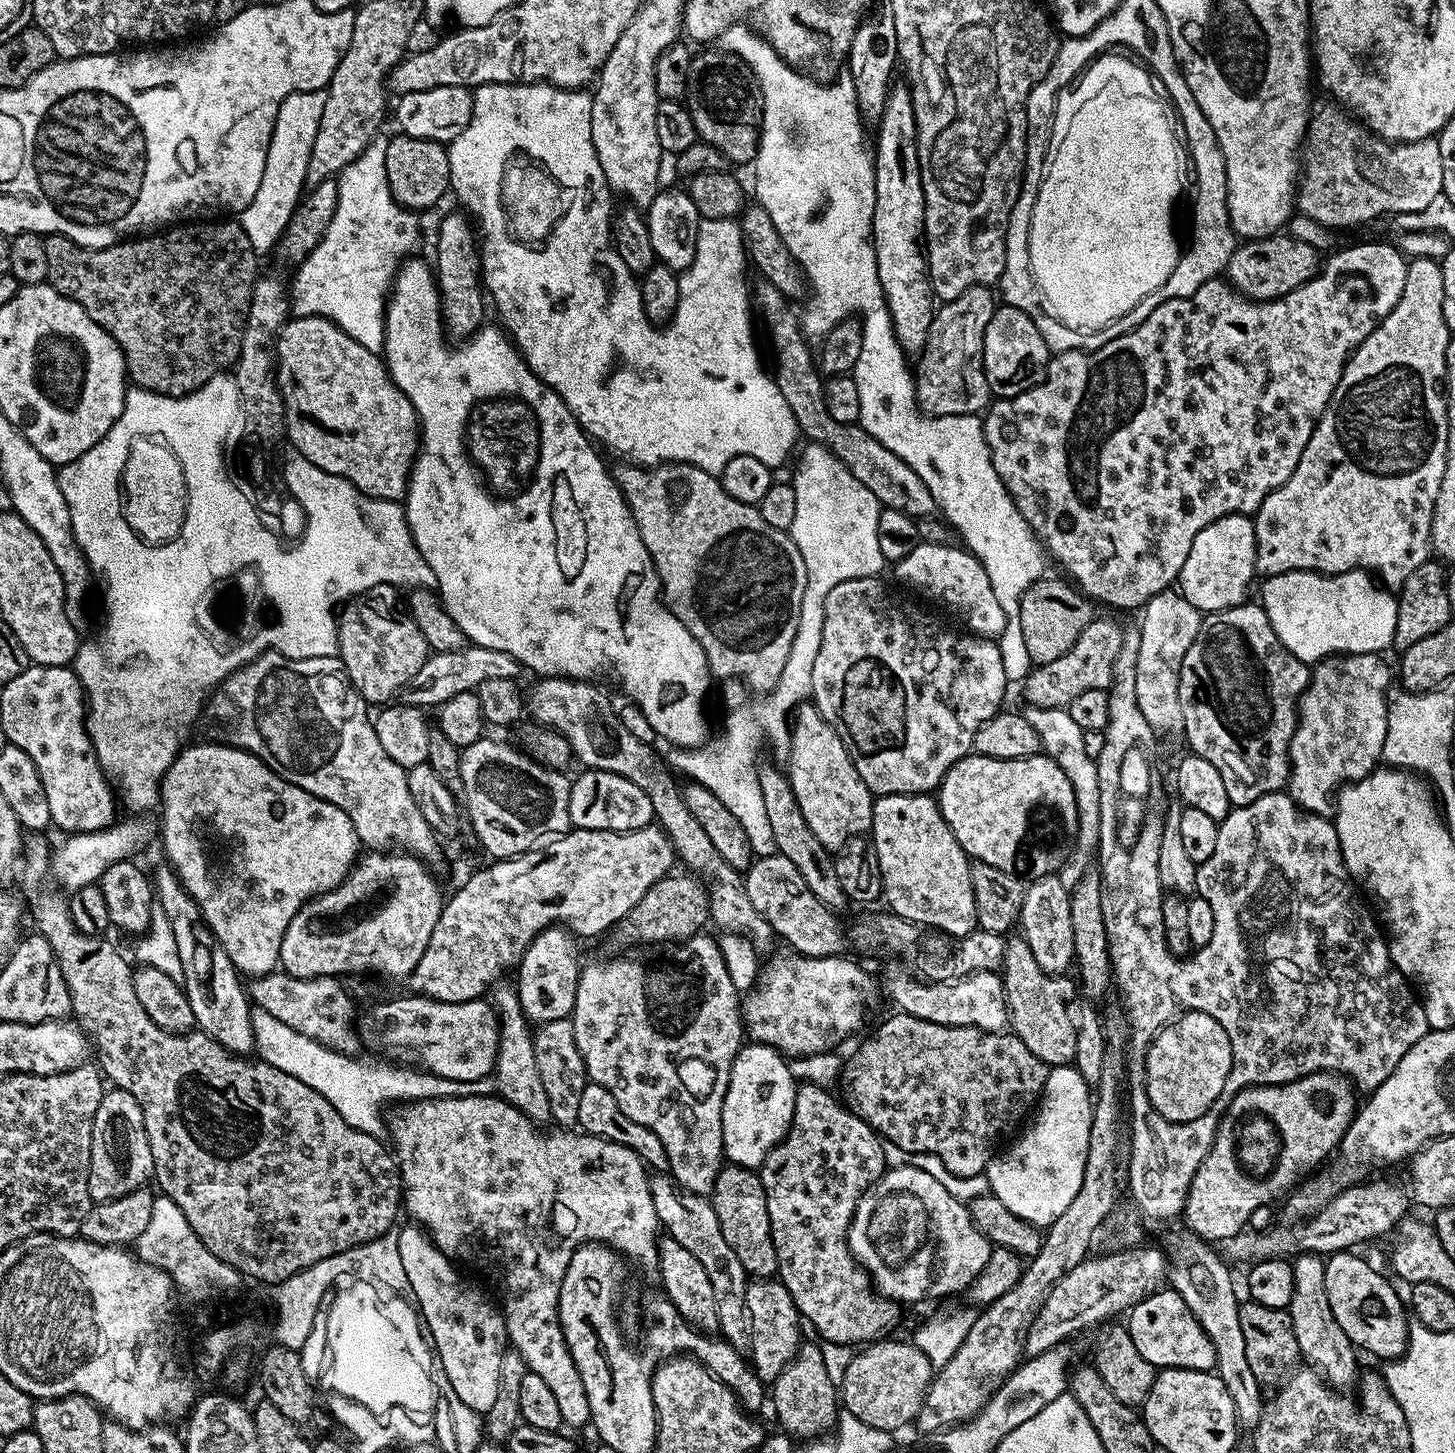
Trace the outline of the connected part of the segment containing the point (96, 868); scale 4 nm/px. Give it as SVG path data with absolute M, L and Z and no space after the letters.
M144 814L139 819L128 819L132 820L122 821L123 819L121 819L102 832L78 832L64 838L60 848L58 844L52 853L51 879L61 889L67 890L69 893L77 892L82 886L97 883L102 878L104 871L114 862L132 860L141 850L141 844L148 844L151 840L157 839L158 820L155 815Z

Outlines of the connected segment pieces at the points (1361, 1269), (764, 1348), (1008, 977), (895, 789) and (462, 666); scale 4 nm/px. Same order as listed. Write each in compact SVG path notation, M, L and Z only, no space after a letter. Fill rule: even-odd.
M1352 1250L1336 1252L1324 1261L1326 1298L1330 1298L1330 1310L1334 1310L1338 1326L1342 1326L1342 1334L1346 1334L1346 1338L1350 1338L1357 1349L1365 1348L1370 1355L1377 1356L1380 1362L1399 1360L1408 1348L1410 1316L1405 1301L1378 1269L1371 1268L1356 1254Z
M760 1278L749 1283L746 1290L746 1310L752 1327L750 1363L760 1380L771 1382L778 1378L778 1374L782 1374L782 1370L786 1370L800 1348L802 1337L799 1324L802 1324L802 1317L796 1311L786 1286L776 1278Z
M1022 938L1009 939L1005 946L1002 967L1004 993L1008 1003L1011 1031L1043 1064L1072 1064L1076 1059L1078 1034L1072 1008L1072 999L1078 996L1075 979L1067 975L1051 976L1038 966L1030 946ZM1072 1008L1072 1012L1071 1012Z
M867 576L866 578L854 578L850 582L842 582L842 586L834 586L834 590L830 590L830 594L826 598L824 605L826 606L826 622L824 623L824 629L822 630L822 647L818 650L818 658L814 658L814 678L812 679L812 695L810 697L811 703L816 705L816 709L822 714L822 718L835 730L837 734L842 738L843 744L847 746L848 753L851 756L851 760L855 764L855 769L858 770L859 777L862 778L862 782L866 783L868 789L871 790L872 794L876 799L872 801L872 826L870 829L870 839L872 844L876 847L876 853L878 854L878 866L882 870L882 882L884 883L884 894L883 899L888 900L887 907L891 909L892 912L900 915L902 918L906 918L911 924L917 926L923 926L925 929L937 928L935 930L937 933L943 934L945 937L951 938L961 938L968 936L973 931L978 928L976 922L976 907L974 906L974 886L970 882L970 870L972 869L973 861L966 855L962 850L962 846L958 842L958 838L954 838L954 830L950 830L950 826L946 822L946 818L942 818L940 813L939 803L935 799L932 800L928 796L894 796L896 794L922 794L930 790L935 791L941 781L943 780L945 774L947 774L953 766L955 766L962 757L967 756L971 753L973 749L972 744L974 740L974 734L977 730L989 720L991 716L995 716L997 712L1001 711L1002 705L1000 704L1004 700L1004 691L1010 688L1010 682L1006 678L1006 670L1002 670L1002 654L1000 653L999 643L995 639L985 638L983 636L977 636L972 634L963 634L964 636L959 636L952 628L947 628L942 621L936 616L931 616L928 612L923 612L916 604L911 604L908 600L903 600L900 596L895 596L886 585L883 584L883 579L880 576Z
M477 644L465 646L453 652L432 652L428 661L406 682L404 689L400 691L398 700L401 704L409 704L415 708L425 710L435 709L441 704L445 704L454 694L471 692L479 684L486 682L490 678L510 678L516 680L522 672L522 666L510 654L502 650L493 648L483 648Z

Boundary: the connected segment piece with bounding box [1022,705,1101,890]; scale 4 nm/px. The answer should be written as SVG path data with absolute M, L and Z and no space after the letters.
M1027 705L1023 709L1022 715L1038 733L1043 753L1058 762L1058 766L1062 767L1063 773L1066 774L1071 785L1074 786L1075 802L1079 812L1077 834L1068 859L1064 861L1064 865L1058 873L1062 886L1066 886L1071 890L1079 879L1088 872L1086 861L1089 860L1090 853L1092 855L1095 853L1100 842L1101 810L1098 797L1096 762L1090 758L1086 746L1083 745L1084 731L1080 726L1075 725L1074 718L1071 718L1067 709Z

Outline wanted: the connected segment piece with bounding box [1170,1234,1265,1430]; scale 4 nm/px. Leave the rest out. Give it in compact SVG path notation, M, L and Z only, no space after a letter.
M1185 1234L1176 1240L1170 1250L1170 1284L1178 1295L1184 1299L1190 1314L1198 1318L1202 1330L1210 1338L1216 1351L1215 1371L1226 1384L1230 1396L1237 1408L1239 1423L1248 1430L1255 1429L1264 1412L1265 1401L1260 1400L1262 1389L1250 1370L1250 1362L1246 1362L1246 1345L1242 1338L1242 1326L1238 1323L1241 1301L1236 1300L1236 1284L1232 1281L1232 1272L1227 1263L1218 1255L1211 1243L1191 1234Z

